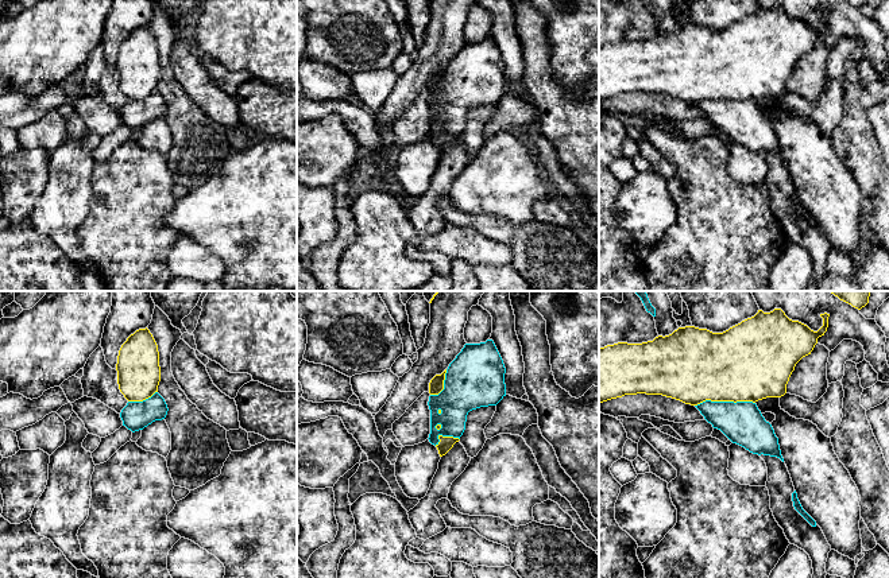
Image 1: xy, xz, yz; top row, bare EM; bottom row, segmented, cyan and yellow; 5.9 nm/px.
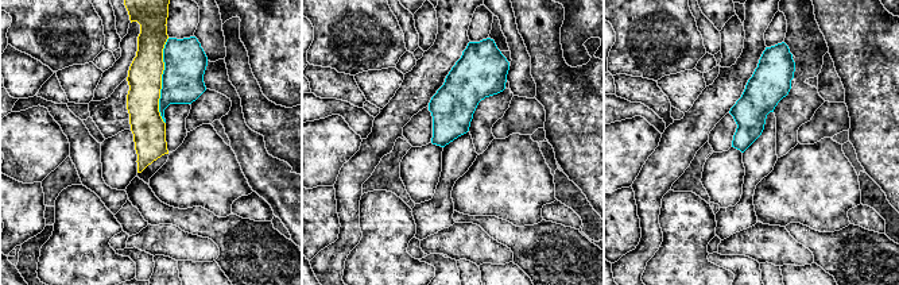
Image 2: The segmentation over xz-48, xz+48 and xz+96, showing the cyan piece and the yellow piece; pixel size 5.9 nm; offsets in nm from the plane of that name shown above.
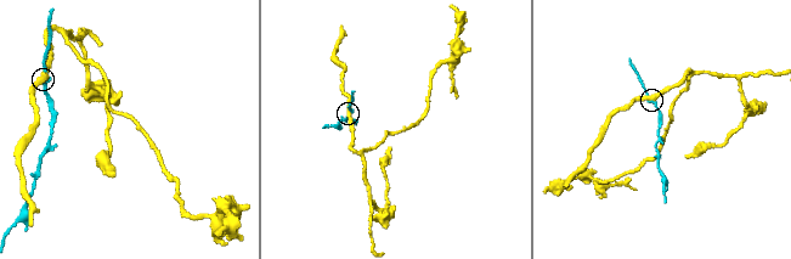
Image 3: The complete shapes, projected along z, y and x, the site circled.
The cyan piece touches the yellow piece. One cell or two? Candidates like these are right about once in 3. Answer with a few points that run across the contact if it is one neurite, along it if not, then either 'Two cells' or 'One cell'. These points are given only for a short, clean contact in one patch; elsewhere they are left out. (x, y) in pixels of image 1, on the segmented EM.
Two cells

